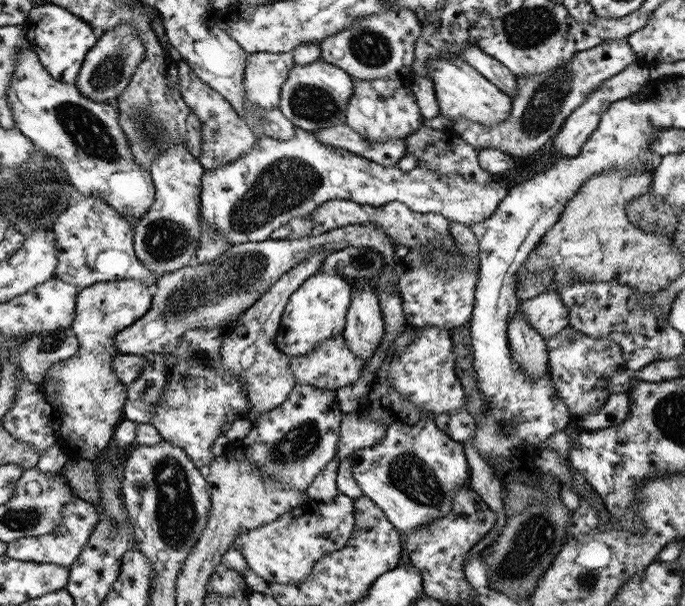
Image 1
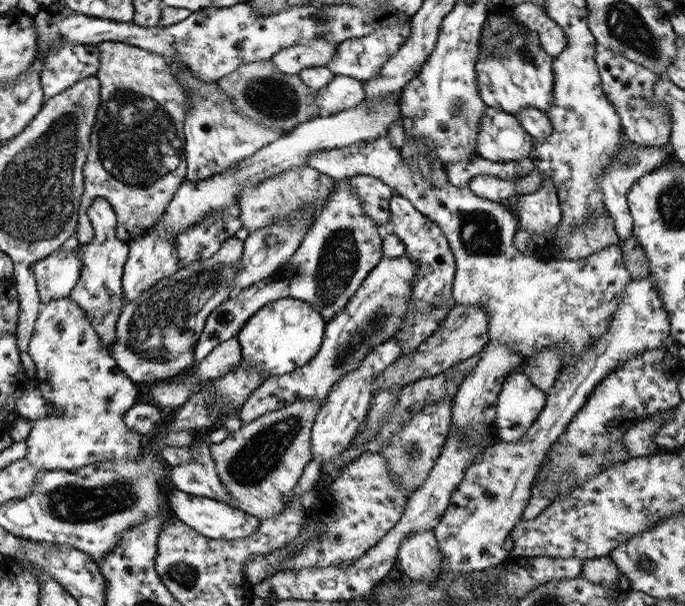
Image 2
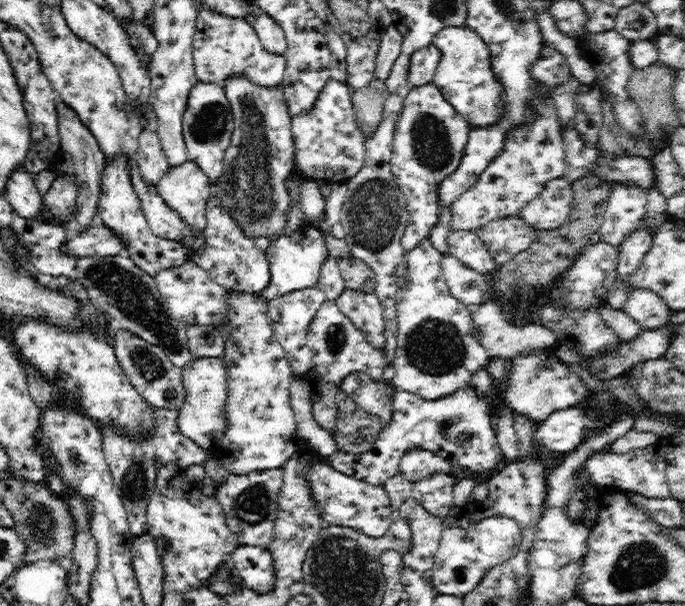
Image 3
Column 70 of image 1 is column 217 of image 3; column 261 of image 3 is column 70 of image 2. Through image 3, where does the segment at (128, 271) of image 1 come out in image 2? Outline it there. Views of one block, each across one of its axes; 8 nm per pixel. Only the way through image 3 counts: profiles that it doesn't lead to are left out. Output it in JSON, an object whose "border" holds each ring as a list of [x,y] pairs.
{"border":[[[78,249],[54,251],[36,263],[34,271],[39,296],[45,305],[70,296],[82,274],[82,259]]]}

